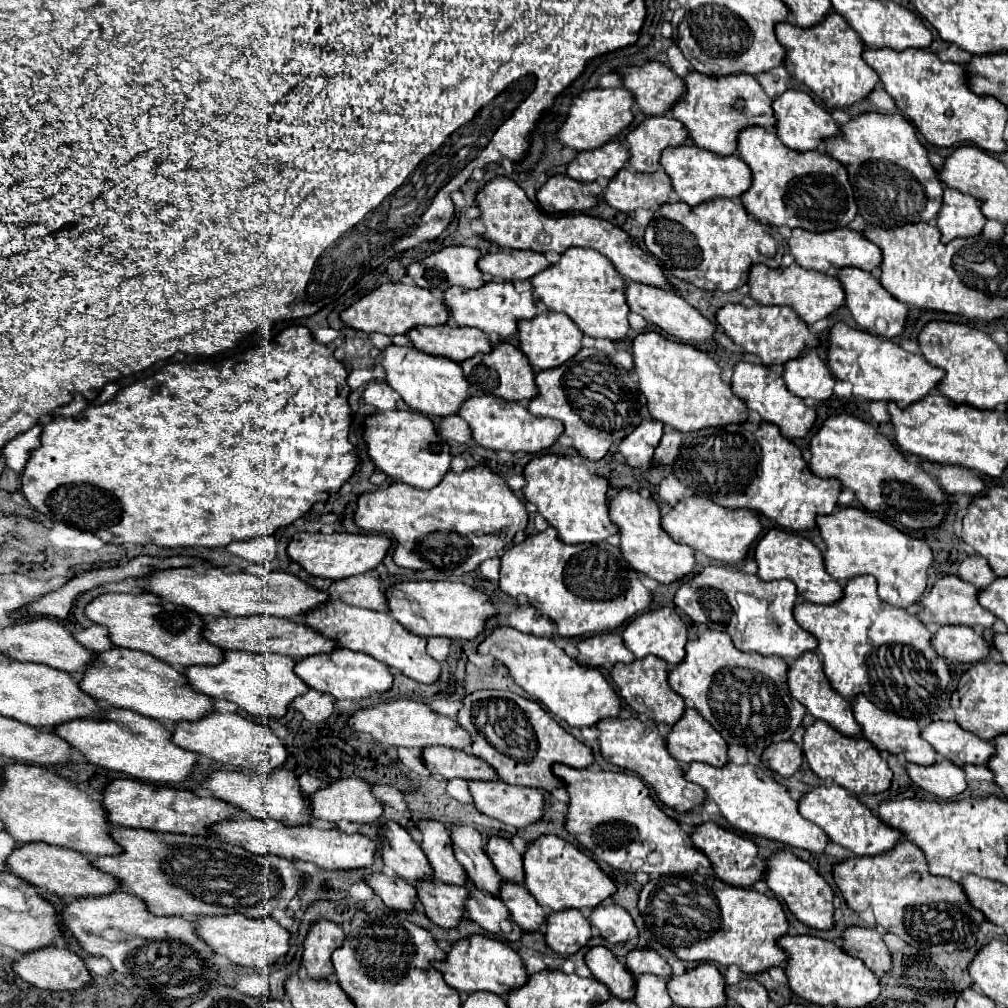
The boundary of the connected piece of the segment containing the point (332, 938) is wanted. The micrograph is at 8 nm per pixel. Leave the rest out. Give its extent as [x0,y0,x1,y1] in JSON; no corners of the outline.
[303,920,345,980]

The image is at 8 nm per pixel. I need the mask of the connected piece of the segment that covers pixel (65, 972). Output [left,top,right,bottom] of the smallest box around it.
[13,946,91,992]

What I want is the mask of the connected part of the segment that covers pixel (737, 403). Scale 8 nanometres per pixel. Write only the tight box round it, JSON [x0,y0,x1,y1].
[633,332,747,432]

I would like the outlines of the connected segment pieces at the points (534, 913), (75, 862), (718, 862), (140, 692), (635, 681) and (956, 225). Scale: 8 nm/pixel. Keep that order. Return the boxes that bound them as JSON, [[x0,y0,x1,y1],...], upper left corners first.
[[501,882,547,932],[9,842,121,898],[691,822,767,888],[81,648,215,724],[611,656,685,724],[937,188,987,242]]

